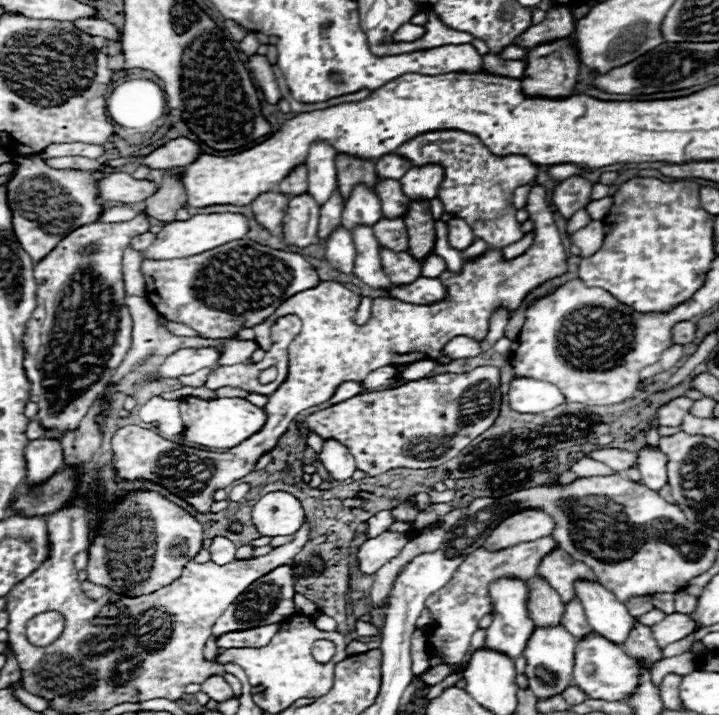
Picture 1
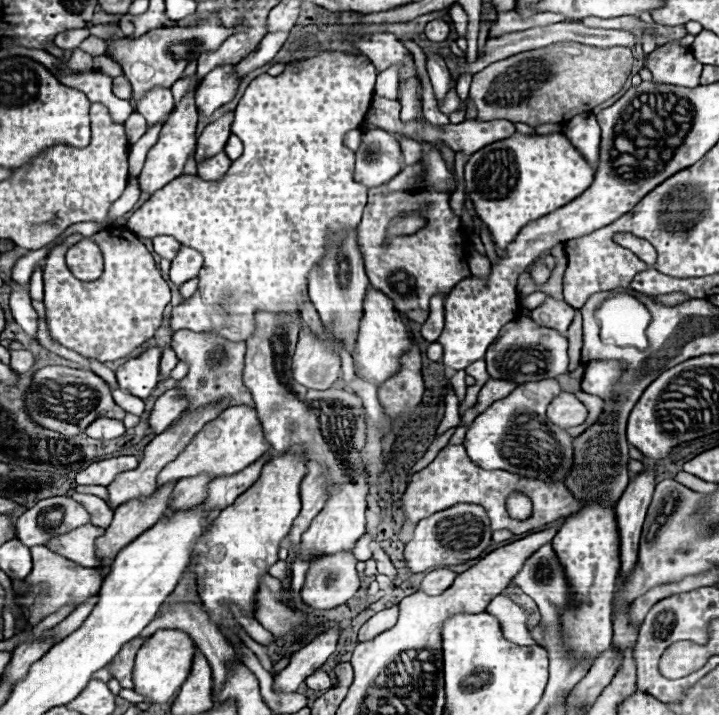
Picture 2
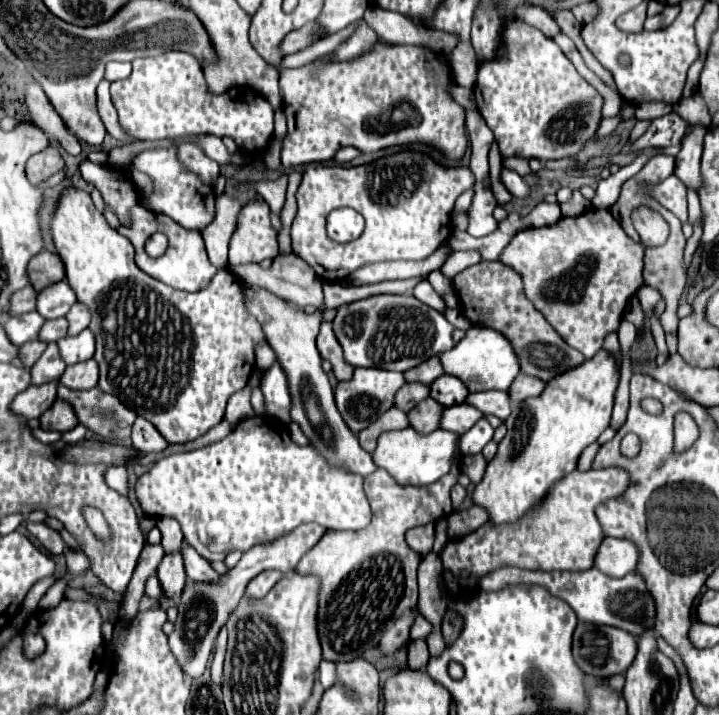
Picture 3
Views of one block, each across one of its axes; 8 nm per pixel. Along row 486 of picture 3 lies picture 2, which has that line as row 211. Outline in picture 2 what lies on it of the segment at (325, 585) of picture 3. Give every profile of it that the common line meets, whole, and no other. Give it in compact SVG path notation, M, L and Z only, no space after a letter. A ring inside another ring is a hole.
M386 184L368 190L368 204L358 226L358 246L364 256L366 274L370 284L394 300L398 312L406 314L418 324L424 324L430 314L430 296L436 292L452 290L462 278L471 276L469 254L462 252L465 242L460 218L450 210L446 192L418 190L418 192L392 192ZM418 212L426 224L416 234L388 238L386 230L400 214Z

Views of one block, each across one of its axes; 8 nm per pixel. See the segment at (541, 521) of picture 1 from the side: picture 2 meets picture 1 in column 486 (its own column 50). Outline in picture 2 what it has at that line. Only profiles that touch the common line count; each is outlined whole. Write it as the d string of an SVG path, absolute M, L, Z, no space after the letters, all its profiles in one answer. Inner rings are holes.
M86 524L86 526L80 526L78 530L70 530L68 534L50 538L46 546L56 554L66 556L68 560L74 560L76 564L82 564L86 568L96 568L98 562L94 554L94 542L102 534L104 534L104 528Z

